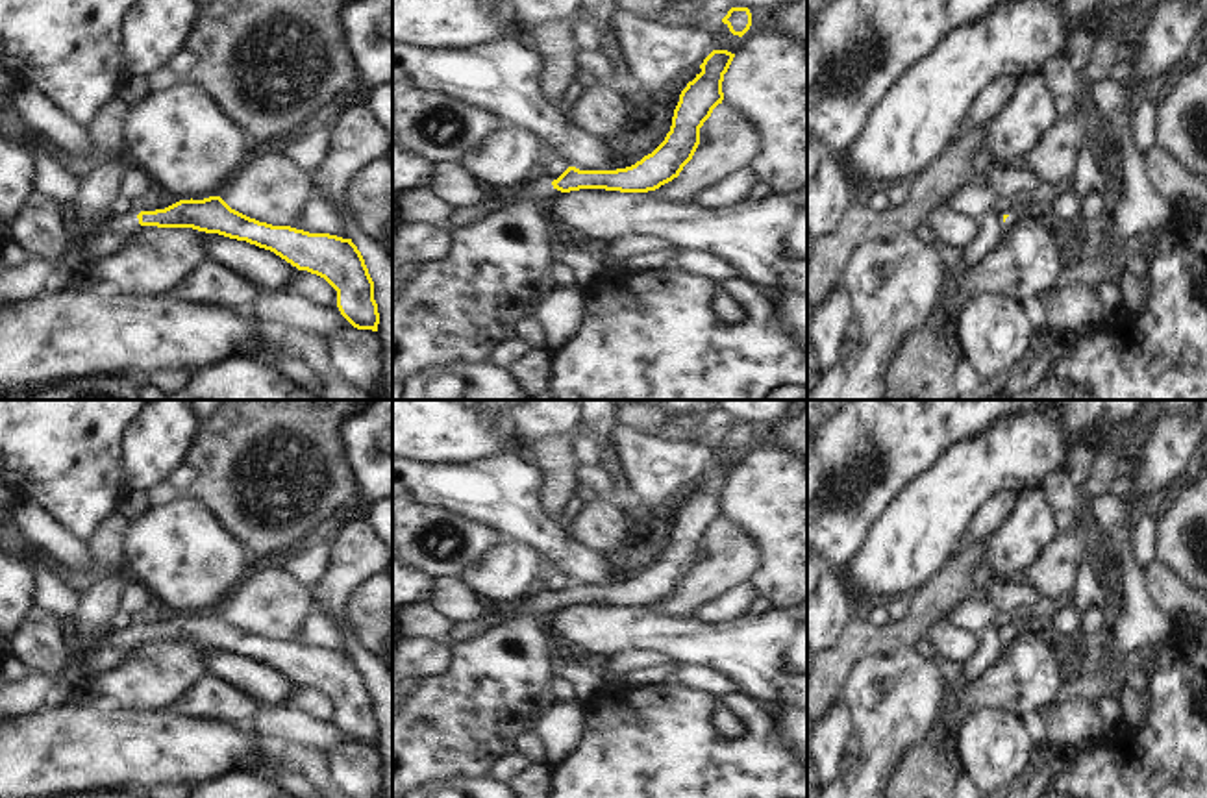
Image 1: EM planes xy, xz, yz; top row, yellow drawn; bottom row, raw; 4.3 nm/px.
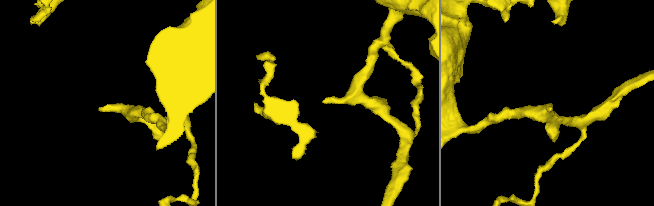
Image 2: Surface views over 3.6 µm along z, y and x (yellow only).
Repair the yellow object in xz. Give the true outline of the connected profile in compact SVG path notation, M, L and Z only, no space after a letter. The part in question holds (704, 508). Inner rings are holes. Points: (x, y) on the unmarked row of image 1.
M713 465L703 474L702 487L679 509L670 546L652 568L626 583L579 585L568 581L554 596L535 592L531 609L544 617L552 604L561 607L579 604L648 607L678 592L700 559L700 542L724 515L722 496L733 472L735 468L728 465Z

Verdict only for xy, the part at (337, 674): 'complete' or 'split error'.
split error

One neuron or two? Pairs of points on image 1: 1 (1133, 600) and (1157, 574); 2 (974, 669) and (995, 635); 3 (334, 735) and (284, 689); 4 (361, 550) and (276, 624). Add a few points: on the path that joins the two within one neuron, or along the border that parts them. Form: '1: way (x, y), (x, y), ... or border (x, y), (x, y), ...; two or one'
1: border (1141, 569), (1148, 598), (1172, 621); two
2: way (982, 661), (993, 643); one
3: border (293, 697), (273, 708); two
4: border (311, 587), (319, 604); two

